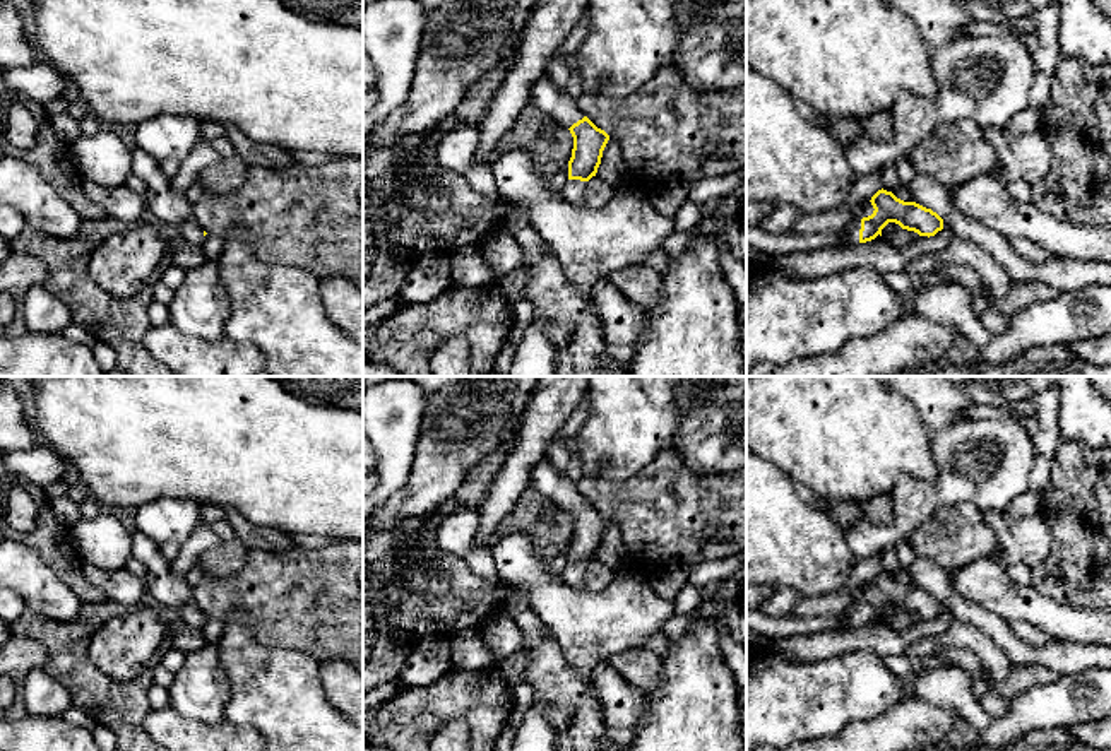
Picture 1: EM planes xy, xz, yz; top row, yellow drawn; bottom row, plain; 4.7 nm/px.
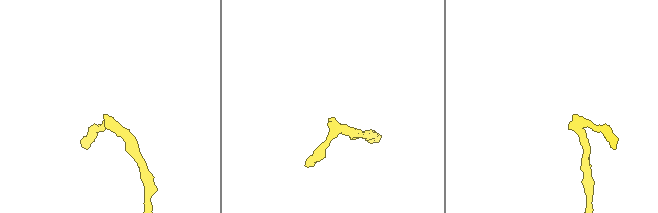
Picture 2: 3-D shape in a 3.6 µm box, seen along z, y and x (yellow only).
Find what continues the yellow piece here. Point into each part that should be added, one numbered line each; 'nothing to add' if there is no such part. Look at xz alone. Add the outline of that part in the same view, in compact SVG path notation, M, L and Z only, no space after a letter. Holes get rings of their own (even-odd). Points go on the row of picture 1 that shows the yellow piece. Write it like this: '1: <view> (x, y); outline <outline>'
1: xz (555, 103); outline M546 74L534 82L531 101L563 128L585 116L577 99L563 92Z

